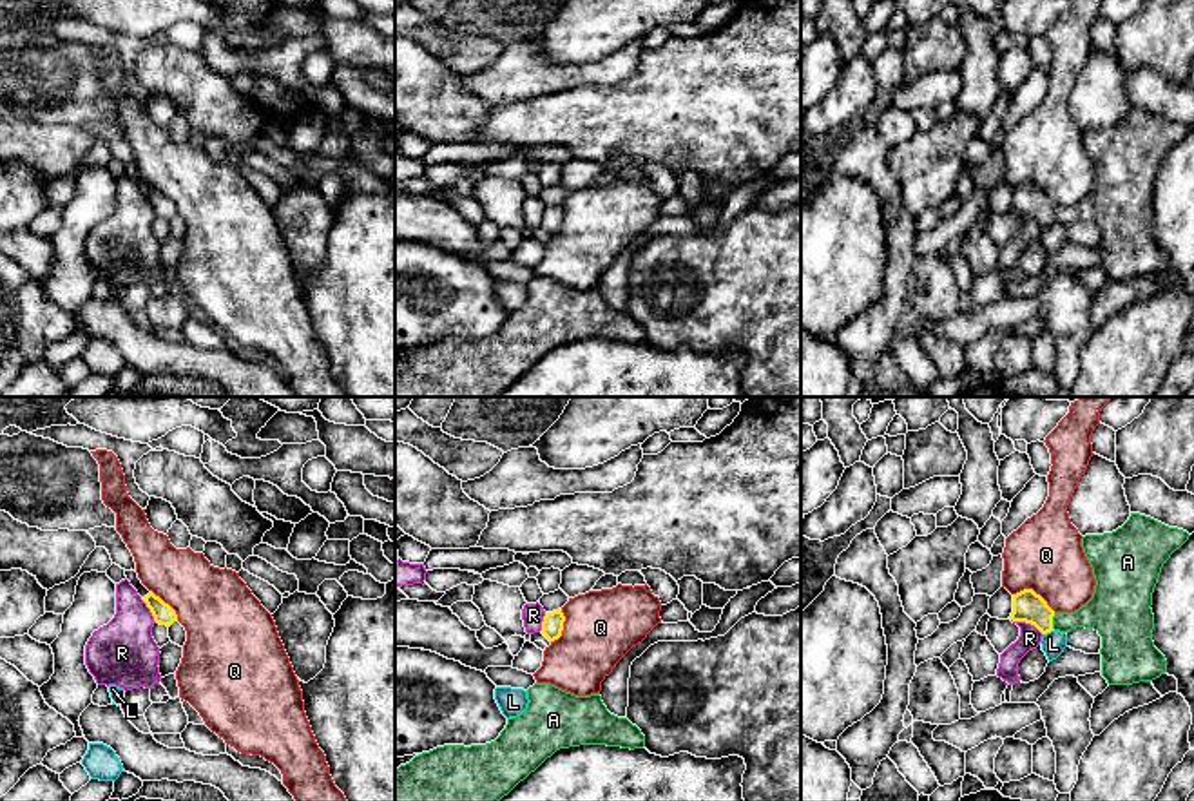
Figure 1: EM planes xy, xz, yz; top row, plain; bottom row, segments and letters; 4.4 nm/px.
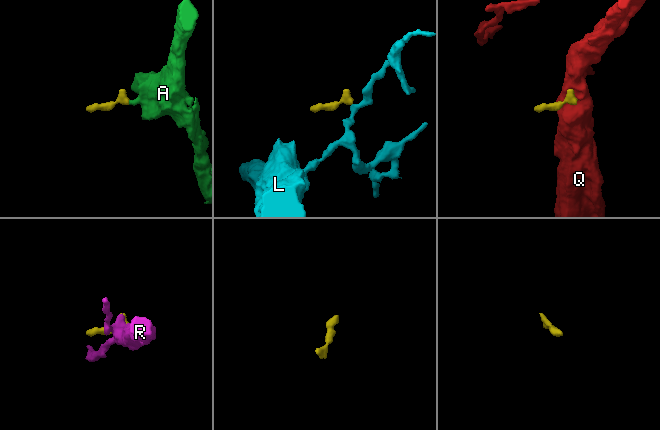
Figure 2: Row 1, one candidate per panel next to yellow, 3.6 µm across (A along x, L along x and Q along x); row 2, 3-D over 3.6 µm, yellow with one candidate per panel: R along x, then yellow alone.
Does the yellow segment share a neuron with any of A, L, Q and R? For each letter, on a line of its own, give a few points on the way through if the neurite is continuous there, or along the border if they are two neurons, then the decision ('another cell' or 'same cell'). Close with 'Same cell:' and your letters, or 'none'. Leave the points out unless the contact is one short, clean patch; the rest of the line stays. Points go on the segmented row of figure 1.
A: same cell
L: along yz (1053, 629), (1044, 635) | another cell
Q: along yz (1013, 593), (1033, 589), (1055, 611) | another cell
R: along yz (1011, 618), (1030, 622), (1042, 635) | another cell
Same cell: A

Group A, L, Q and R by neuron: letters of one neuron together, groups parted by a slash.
A / L / Q / R

